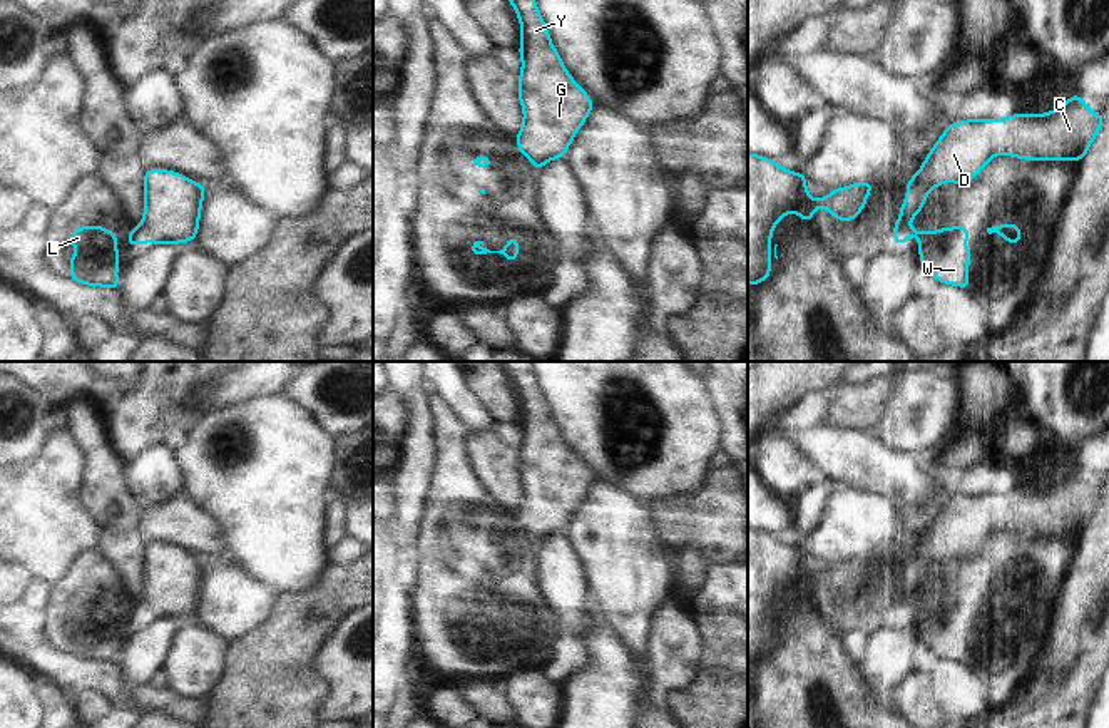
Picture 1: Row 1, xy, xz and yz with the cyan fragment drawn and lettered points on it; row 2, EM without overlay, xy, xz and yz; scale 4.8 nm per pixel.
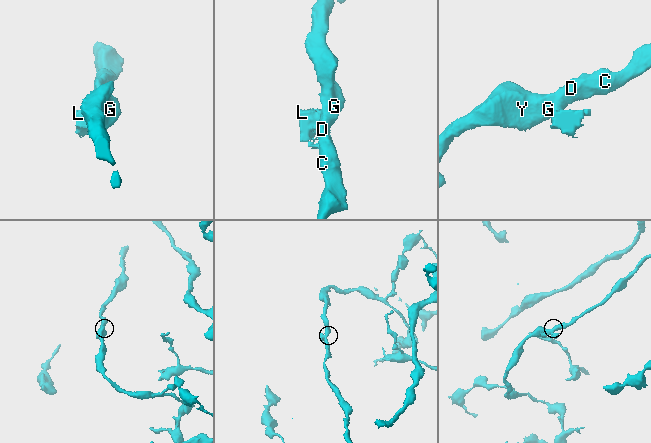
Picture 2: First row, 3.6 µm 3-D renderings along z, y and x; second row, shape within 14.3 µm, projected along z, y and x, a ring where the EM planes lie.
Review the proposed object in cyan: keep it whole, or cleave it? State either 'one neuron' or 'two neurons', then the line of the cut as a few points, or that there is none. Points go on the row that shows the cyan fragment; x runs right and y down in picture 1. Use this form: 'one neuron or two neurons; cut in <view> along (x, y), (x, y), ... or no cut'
two neurons; cut in yz along (907, 225), (900, 228), (895, 238)

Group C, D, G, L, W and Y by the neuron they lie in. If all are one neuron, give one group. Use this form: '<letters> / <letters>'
C D G Y / L W

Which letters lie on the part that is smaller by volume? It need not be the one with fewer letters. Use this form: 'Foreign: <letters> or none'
Foreign: L, W.

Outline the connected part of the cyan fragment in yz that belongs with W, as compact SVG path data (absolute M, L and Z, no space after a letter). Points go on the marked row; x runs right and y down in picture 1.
M902 226L893 244L902 244L915 234L918 238L918 256L923 268L932 271L932 276L945 285L955 285L963 290L970 286L968 259L972 251L963 244L972 234L963 226L942 228L932 233L915 231L910 226Z

